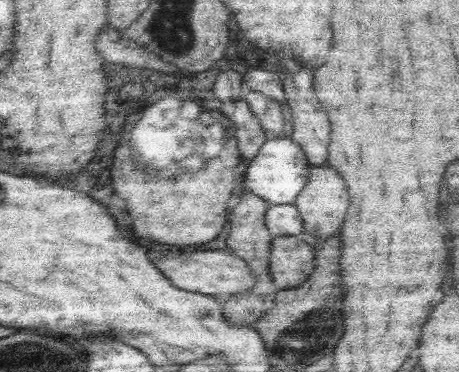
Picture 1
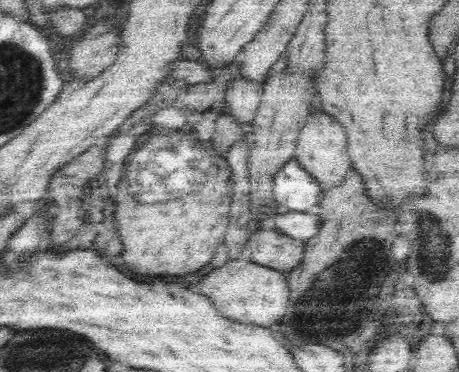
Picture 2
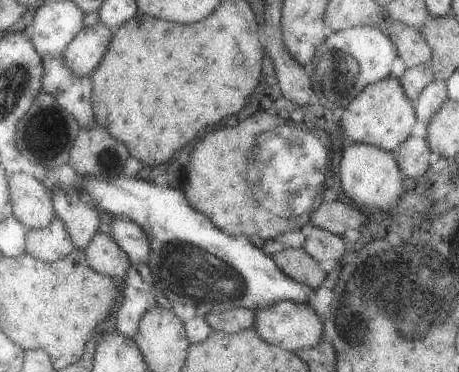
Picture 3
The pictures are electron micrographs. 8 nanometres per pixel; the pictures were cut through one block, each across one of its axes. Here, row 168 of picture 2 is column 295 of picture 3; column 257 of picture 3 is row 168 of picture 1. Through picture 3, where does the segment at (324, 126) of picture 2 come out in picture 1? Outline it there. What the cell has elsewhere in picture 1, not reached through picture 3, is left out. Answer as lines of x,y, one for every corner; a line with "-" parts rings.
328,160
320,166
310,168
308,182
302,188
300,196
296,198
296,208
304,220
304,238
308,238
310,242
326,238
344,226
344,214
348,208
348,190
342,174
334,166
330,166

